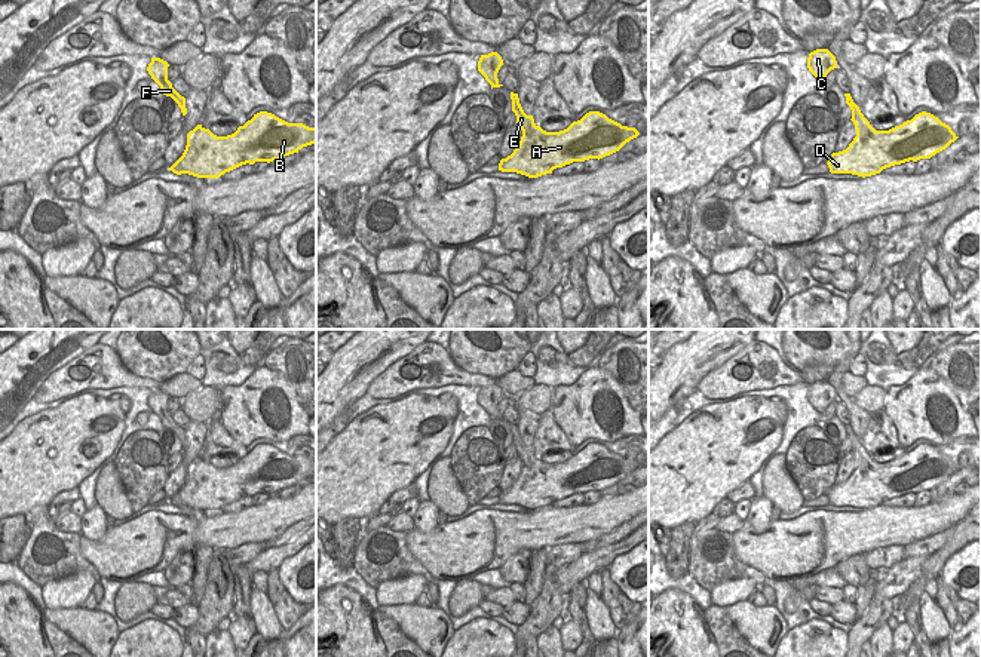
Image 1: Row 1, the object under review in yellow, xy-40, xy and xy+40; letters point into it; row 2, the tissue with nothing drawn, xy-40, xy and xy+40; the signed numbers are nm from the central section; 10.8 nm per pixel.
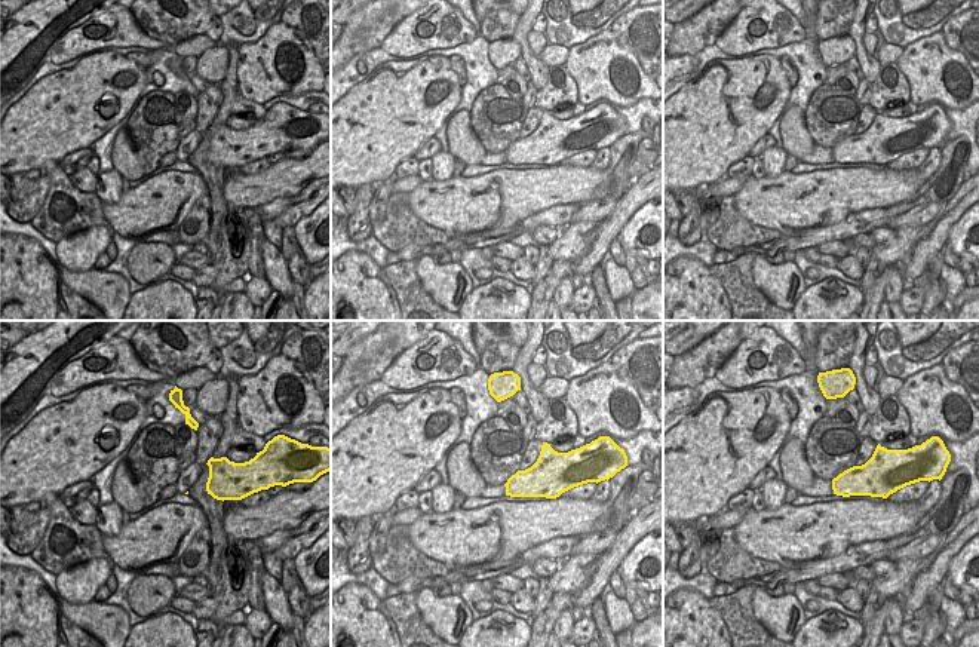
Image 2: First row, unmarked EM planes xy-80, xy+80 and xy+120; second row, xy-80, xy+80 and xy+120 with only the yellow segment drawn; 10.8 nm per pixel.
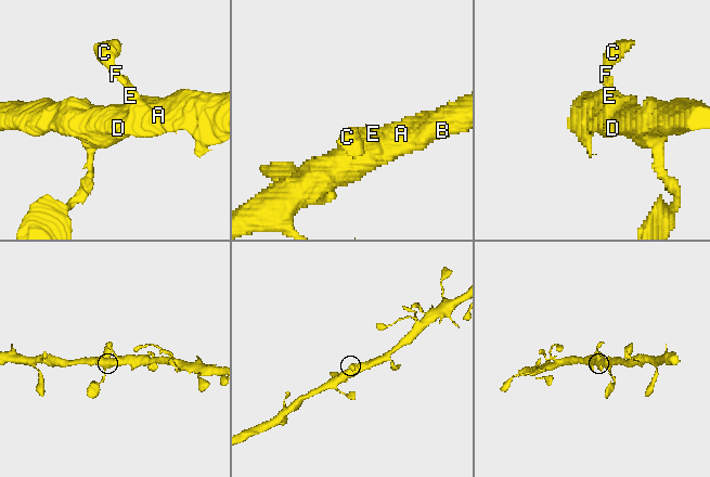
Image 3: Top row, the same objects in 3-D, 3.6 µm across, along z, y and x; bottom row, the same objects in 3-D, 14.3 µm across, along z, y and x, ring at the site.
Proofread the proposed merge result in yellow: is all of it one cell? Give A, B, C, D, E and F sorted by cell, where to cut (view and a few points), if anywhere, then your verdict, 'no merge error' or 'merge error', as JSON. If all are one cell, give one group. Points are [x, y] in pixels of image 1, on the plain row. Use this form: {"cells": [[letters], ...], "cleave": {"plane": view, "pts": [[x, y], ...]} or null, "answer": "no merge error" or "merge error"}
{"cells": [["A", "B", "C", "D", "E", "F"]], "cleave": null, "answer": "no merge error"}

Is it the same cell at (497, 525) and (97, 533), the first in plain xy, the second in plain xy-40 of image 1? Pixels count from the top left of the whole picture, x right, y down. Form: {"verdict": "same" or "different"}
{"verdict": "different"}

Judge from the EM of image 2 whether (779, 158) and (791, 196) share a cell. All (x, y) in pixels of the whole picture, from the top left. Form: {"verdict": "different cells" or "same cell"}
{"verdict": "different cells"}

